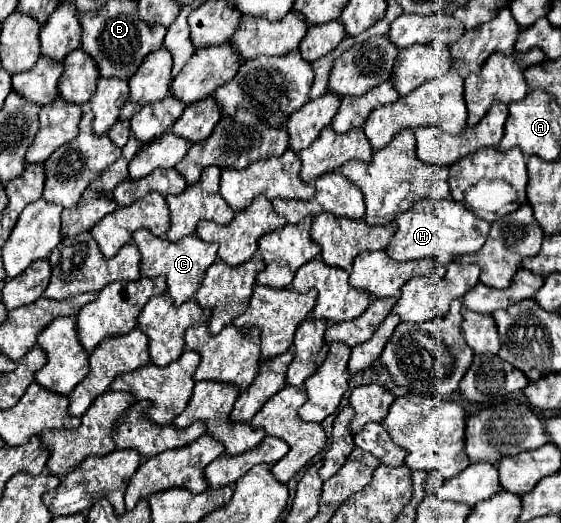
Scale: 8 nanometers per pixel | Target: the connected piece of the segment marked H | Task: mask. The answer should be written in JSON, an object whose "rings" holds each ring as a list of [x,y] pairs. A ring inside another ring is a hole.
{"rings":[[[453,199],[417,201],[413,209],[399,213],[395,223],[397,223],[397,231],[391,239],[391,245],[387,247],[387,255],[395,261],[435,257],[437,261],[443,261],[443,265],[447,265],[453,257],[479,251],[489,235],[487,221],[479,221],[479,217],[471,213],[471,209],[467,209],[465,205],[459,205]]]}

